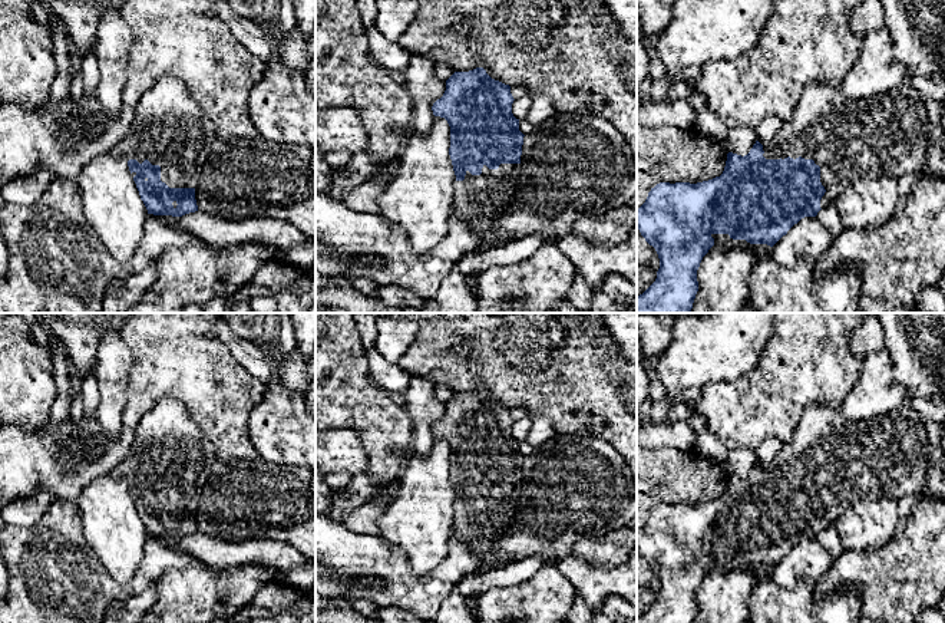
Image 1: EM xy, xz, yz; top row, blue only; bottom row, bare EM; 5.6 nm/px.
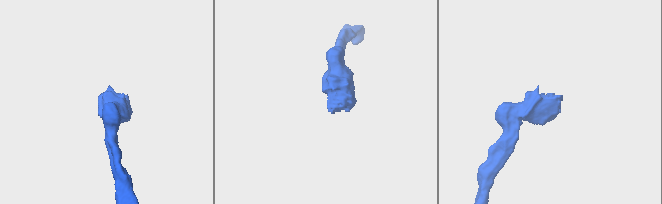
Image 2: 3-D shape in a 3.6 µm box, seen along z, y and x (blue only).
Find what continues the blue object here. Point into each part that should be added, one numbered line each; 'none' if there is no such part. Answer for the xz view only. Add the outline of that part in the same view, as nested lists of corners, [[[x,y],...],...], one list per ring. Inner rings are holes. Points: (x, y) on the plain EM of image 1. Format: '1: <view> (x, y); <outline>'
1: xz (478, 520); [[[500,485],[498,491],[482,490],[480,497],[466,492],[463,502],[455,504],[452,534],[459,537],[467,547],[480,551],[483,560],[498,560],[493,553],[493,541],[506,530],[516,512],[521,500],[521,485]]]

